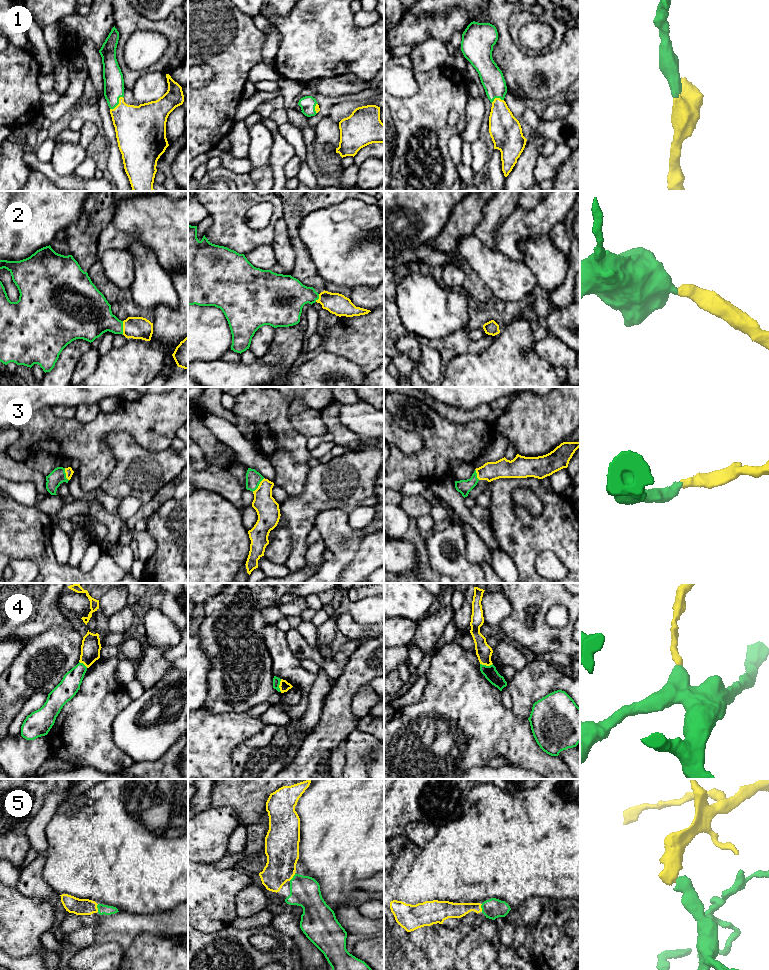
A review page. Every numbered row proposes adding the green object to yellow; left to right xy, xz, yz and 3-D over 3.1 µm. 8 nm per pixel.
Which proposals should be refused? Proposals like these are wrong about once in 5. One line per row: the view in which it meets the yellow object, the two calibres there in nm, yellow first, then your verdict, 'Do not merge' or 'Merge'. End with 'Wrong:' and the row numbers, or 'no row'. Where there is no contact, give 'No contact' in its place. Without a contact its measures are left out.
1: Touches yellow in xy. Thickness 360 nm (yellow) against 160 nm. Merge
2: Touches yellow in xy. Thickness 180 nm (yellow) against 300 nm. Merge
3: Touches yellow in xz. Thickness 180 nm (yellow) against 130 nm. Merge
4: Touches yellow in xz. Thickness 90 nm (yellow) against 60 nm. Merge
5: Touches yellow in xy. Thickness 130 nm (yellow) against 80 nm. Merge
Wrong: no row

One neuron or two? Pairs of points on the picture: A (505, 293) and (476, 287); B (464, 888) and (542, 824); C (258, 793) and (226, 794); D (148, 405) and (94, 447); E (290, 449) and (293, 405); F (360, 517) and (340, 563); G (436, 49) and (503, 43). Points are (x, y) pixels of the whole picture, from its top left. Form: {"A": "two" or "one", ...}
{"A": "two", "B": "one", "C": "one", "D": "one", "E": "two", "F": "two", "G": "two"}

